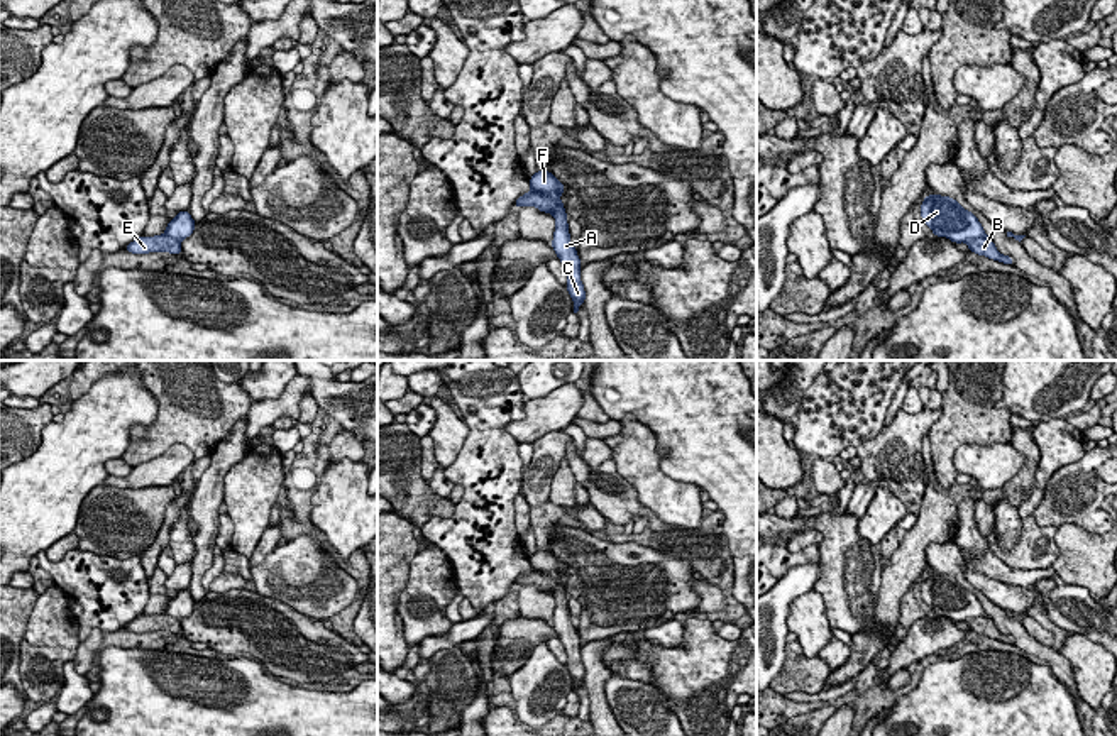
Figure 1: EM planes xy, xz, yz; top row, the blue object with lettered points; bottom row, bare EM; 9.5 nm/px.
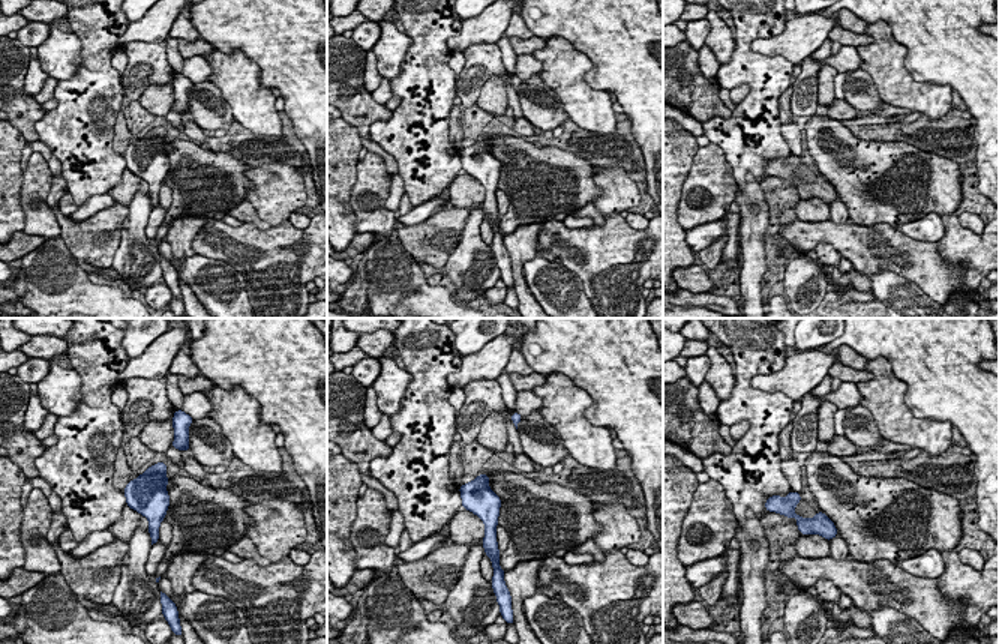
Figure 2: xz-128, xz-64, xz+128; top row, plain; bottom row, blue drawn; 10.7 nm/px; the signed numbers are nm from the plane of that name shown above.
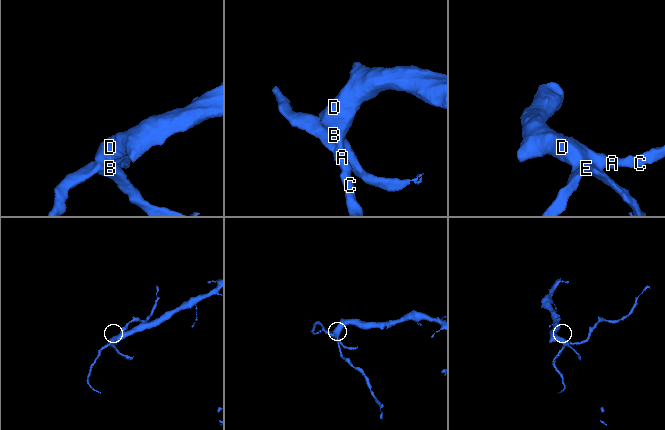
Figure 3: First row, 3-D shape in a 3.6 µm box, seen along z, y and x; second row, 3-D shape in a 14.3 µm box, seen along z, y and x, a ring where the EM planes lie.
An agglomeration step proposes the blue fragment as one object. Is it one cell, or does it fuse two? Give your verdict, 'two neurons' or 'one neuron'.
two neurons

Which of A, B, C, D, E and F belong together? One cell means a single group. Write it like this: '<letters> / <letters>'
A C D F / B E

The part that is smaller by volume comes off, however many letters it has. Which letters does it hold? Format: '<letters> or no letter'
B, E

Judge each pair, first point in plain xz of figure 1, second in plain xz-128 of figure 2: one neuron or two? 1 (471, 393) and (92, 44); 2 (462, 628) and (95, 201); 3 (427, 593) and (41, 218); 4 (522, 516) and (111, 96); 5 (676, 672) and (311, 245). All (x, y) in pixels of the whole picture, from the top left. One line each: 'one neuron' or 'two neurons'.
1: one neuron
2: one neuron
3: one neuron
4: two neurons
5: one neuron

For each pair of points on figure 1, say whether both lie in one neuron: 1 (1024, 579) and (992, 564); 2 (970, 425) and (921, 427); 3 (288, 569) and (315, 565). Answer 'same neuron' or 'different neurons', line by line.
1: same neuron
2: different neurons
3: same neuron

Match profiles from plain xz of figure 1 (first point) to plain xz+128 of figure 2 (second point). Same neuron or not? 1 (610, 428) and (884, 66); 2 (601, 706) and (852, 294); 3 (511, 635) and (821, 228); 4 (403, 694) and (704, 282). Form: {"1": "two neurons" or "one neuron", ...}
{"1": "two neurons", "2": "two neurons", "3": "one neuron", "4": "one neuron"}

